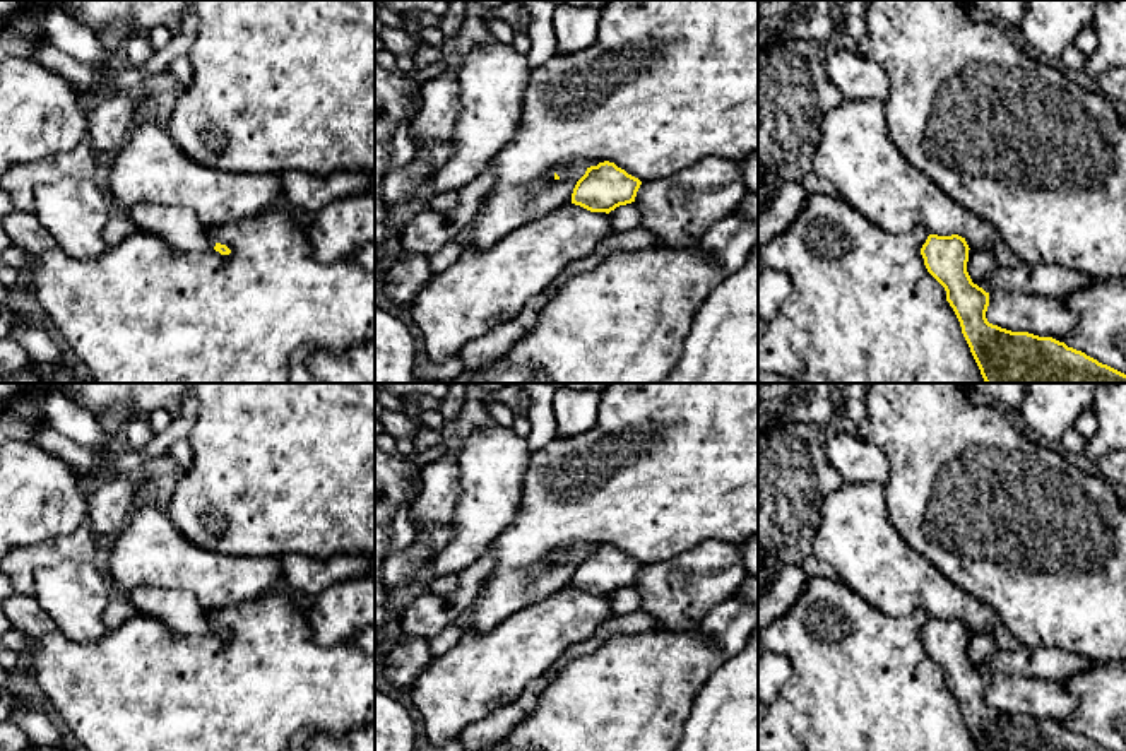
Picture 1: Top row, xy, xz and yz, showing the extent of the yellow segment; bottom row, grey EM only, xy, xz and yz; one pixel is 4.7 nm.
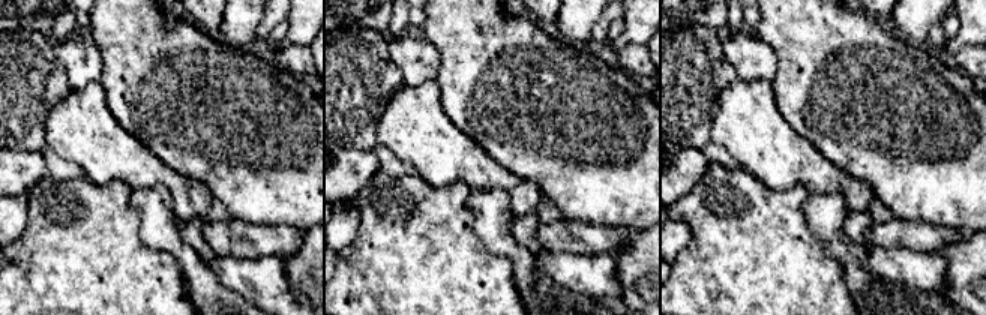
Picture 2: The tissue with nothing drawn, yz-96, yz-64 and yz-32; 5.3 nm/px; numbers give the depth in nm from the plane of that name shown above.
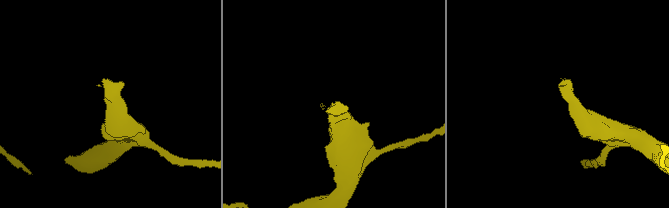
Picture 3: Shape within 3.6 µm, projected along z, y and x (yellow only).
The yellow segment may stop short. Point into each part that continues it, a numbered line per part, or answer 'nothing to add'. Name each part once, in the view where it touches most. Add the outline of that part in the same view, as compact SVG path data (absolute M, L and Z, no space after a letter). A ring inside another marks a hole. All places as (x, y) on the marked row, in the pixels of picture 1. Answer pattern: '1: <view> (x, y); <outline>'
1: xy (182, 230); M139 204L128 210L128 216L139 231L164 239L175 250L214 250L216 246L197 214L178 205Z

